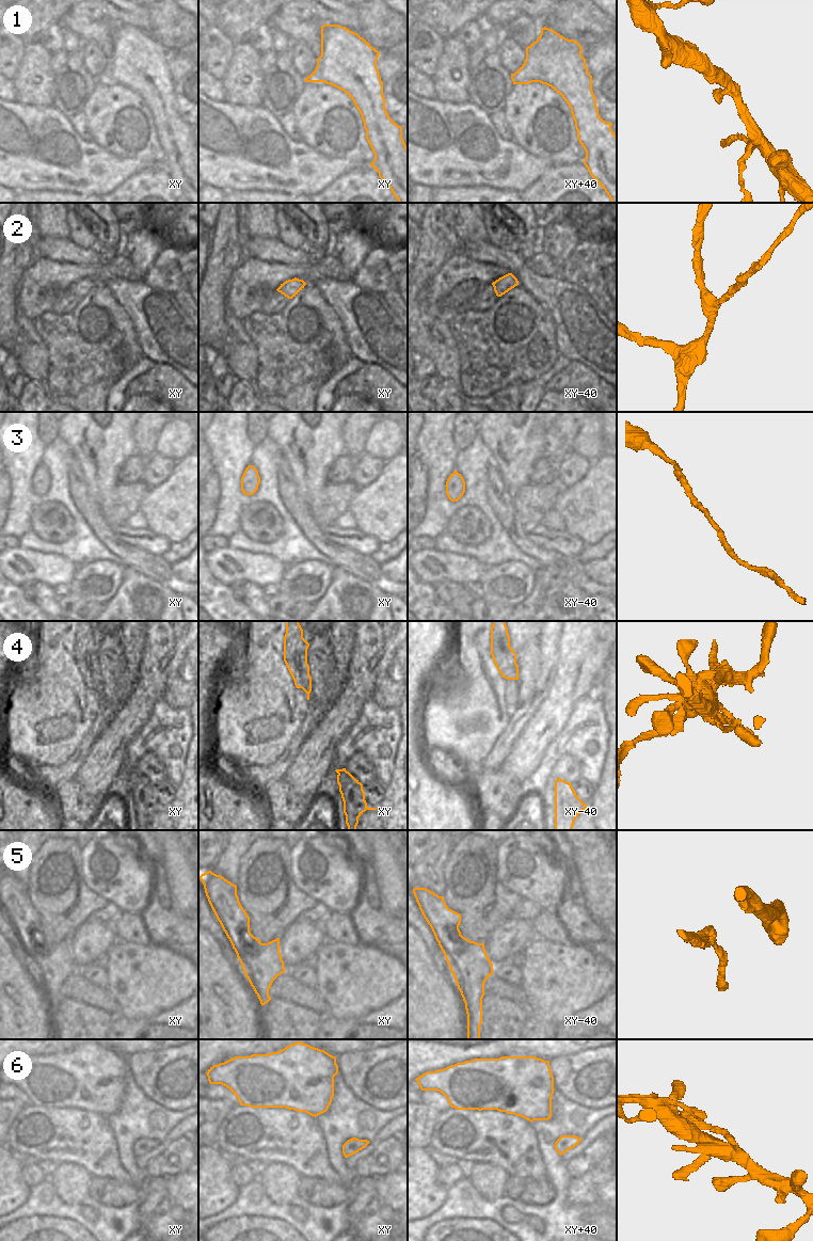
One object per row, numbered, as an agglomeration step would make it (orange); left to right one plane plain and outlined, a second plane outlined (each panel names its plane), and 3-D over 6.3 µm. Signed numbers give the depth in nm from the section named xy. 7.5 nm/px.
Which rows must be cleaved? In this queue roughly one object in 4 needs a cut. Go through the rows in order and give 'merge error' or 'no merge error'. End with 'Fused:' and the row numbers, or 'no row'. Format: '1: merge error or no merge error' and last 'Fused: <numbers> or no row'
1: no merge error
2: no merge error
3: no merge error
4: merge error
5: no merge error
6: no merge error
Fused: 4

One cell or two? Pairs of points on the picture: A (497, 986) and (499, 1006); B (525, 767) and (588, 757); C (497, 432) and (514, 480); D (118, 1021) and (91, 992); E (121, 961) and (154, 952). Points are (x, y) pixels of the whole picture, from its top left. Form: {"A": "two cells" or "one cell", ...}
{"A": "two cells", "B": "two cells", "C": "one cell", "D": "one cell", "E": "one cell"}

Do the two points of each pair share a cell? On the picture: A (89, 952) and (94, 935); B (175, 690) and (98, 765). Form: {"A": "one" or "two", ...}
{"A": "one", "B": "two"}

